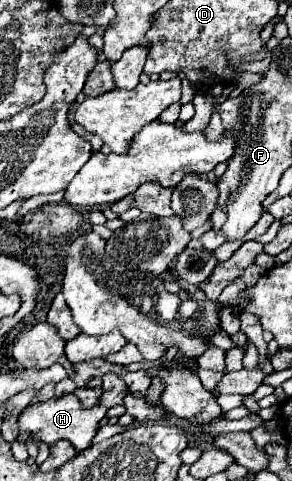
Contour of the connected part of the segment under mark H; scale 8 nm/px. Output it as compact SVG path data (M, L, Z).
M64 394L60 398L50 398L46 402L34 402L28 404L20 414L18 414L18 430L20 432L30 432L32 440L40 440L48 446L54 446L60 440L68 440L76 450L86 450L98 430L100 420L106 416L106 410L102 406L94 408L82 408L76 394Z

